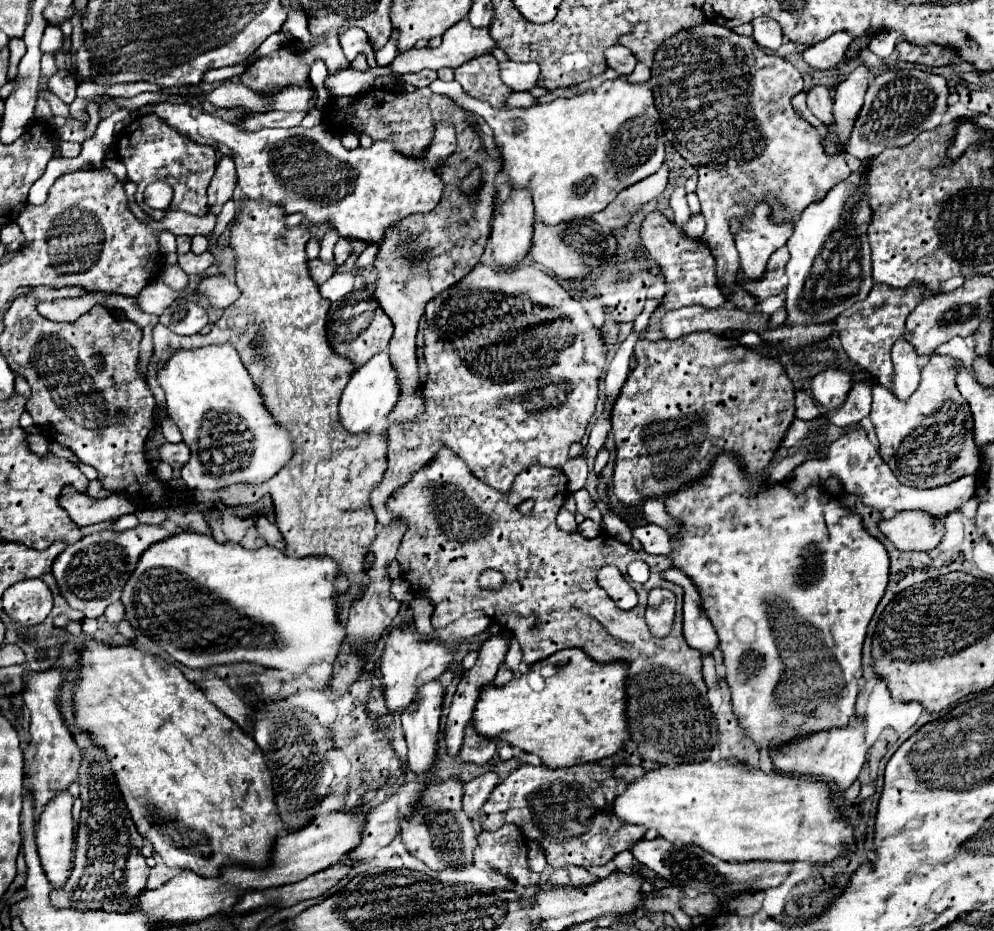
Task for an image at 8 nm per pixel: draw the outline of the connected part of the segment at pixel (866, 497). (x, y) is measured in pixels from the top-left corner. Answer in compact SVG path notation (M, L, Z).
M854 430L854 432L844 434L840 440L830 444L830 448L824 456L810 458L804 464L800 464L798 468L794 468L794 472L784 480L784 486L788 490L792 490L794 494L802 494L810 486L820 486L830 476L838 478L842 482L842 486L846 488L846 492L854 494L864 506L870 506L870 508L876 508L876 510L894 508L896 512L922 510L922 512L932 514L934 520L940 520L940 522L950 512L958 510L964 502L968 502L974 496L974 484L976 484L974 476L964 476L964 478L960 478L960 480L956 480L948 486L940 486L940 488L932 488L932 490L920 490L920 488L904 486L890 472L888 464L880 458L878 450L872 446L866 432L862 432L862 430Z

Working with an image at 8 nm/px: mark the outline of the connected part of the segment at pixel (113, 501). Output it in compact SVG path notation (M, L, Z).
M72 486L62 488L60 506L80 526L98 524L104 520L112 520L112 518L136 512L136 506L124 494L110 494L110 496L98 500L98 498L84 494L84 492L78 492Z

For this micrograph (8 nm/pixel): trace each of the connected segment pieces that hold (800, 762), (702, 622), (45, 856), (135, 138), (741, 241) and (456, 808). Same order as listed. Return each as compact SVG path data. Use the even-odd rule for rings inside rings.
M864 726L858 728L834 728L828 732L818 732L806 738L800 738L780 750L770 752L774 766L782 774L792 774L792 776L814 776L814 778L824 778L824 782L834 784L836 792L844 792L846 788L852 786L852 782L858 778L864 756L866 756L866 744L864 744ZM824 740L824 748L818 742Z
M670 568L664 574L664 578L684 588L684 638L686 642L692 648L700 650L702 654L712 654L718 646L718 636L706 612L702 610L702 600L700 600L700 592L696 584L692 584L692 580L688 580L688 576L680 572L678 568Z
M56 792L54 798L44 806L44 812L40 814L38 826L36 826L36 844L38 844L38 854L42 860L42 868L48 876L48 880L54 884L54 888L60 888L72 868L72 858L74 858L74 820L72 820L72 794L66 792Z
M142 114L136 120L132 120L126 128L122 128L122 132L118 134L116 148L122 164L128 170L128 180L138 186L136 202L148 216L160 220L166 214L166 210L152 210L142 198L146 186L156 180L170 184L174 190L174 198L168 210L182 210L194 216L208 214L206 188L216 168L216 150L200 146L194 140L188 140L188 136L176 132L170 124L164 124L164 120L160 120L156 114Z
M758 204L750 216L740 220L740 230L734 235L740 266L748 280L764 278L770 254L784 246L792 234L792 224L774 224L768 214L768 206Z
M456 778L436 786L426 786L420 796L420 804L416 804L412 814L400 824L406 850L414 858L422 860L430 870L444 870L446 866L466 866L472 862L472 850L478 842L472 820L462 812L462 792L462 784Z

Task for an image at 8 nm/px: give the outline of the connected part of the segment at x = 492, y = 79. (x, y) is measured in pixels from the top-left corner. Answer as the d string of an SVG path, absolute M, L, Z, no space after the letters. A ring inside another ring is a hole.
M492 54L468 60L454 74L466 94L488 102L492 108L506 108L510 88L500 80L500 66Z

